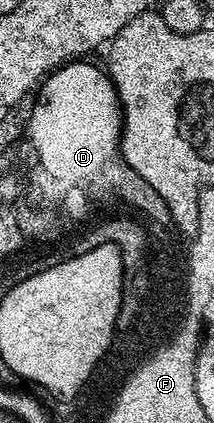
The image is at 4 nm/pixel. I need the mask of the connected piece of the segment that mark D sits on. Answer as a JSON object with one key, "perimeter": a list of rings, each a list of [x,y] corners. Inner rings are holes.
{"perimeter":[[[66,63],[65,72],[49,83],[26,132],[32,134],[36,150],[41,152],[41,158],[45,158],[57,178],[65,178],[65,182],[73,182],[73,186],[85,186],[85,190],[93,190],[93,194],[117,194],[117,198],[129,198],[133,206],[149,210],[149,206],[153,206],[153,198],[157,198],[157,202],[163,202],[163,198],[127,164],[120,152],[123,115],[113,82],[102,69],[83,63]]]}

